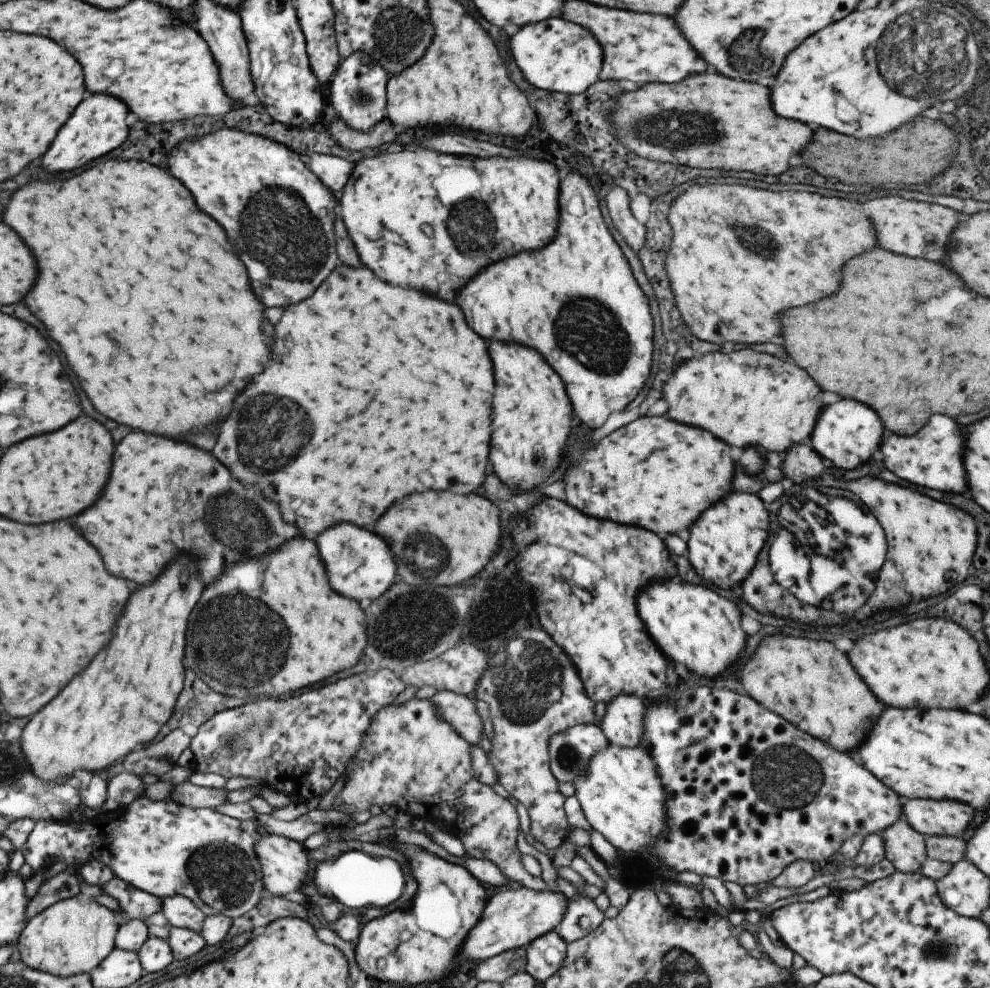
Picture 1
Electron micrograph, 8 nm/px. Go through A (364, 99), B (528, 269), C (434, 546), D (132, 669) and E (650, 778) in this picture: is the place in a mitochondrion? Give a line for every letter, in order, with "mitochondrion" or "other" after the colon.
A: mitochondrion
B: other
C: mitochondrion
D: other
E: other

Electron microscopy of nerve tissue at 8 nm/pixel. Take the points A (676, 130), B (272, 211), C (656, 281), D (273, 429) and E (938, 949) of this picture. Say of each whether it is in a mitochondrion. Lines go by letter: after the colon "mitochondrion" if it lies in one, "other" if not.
A: mitochondrion
B: mitochondrion
C: other
D: mitochondrion
E: mitochondrion

